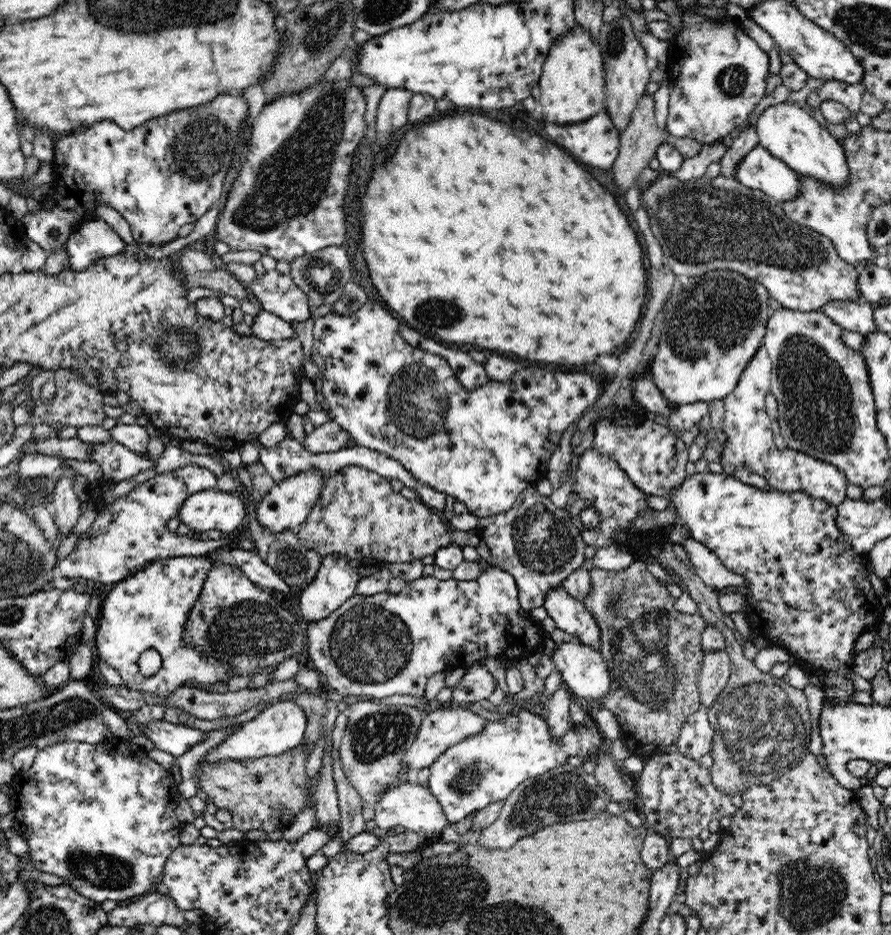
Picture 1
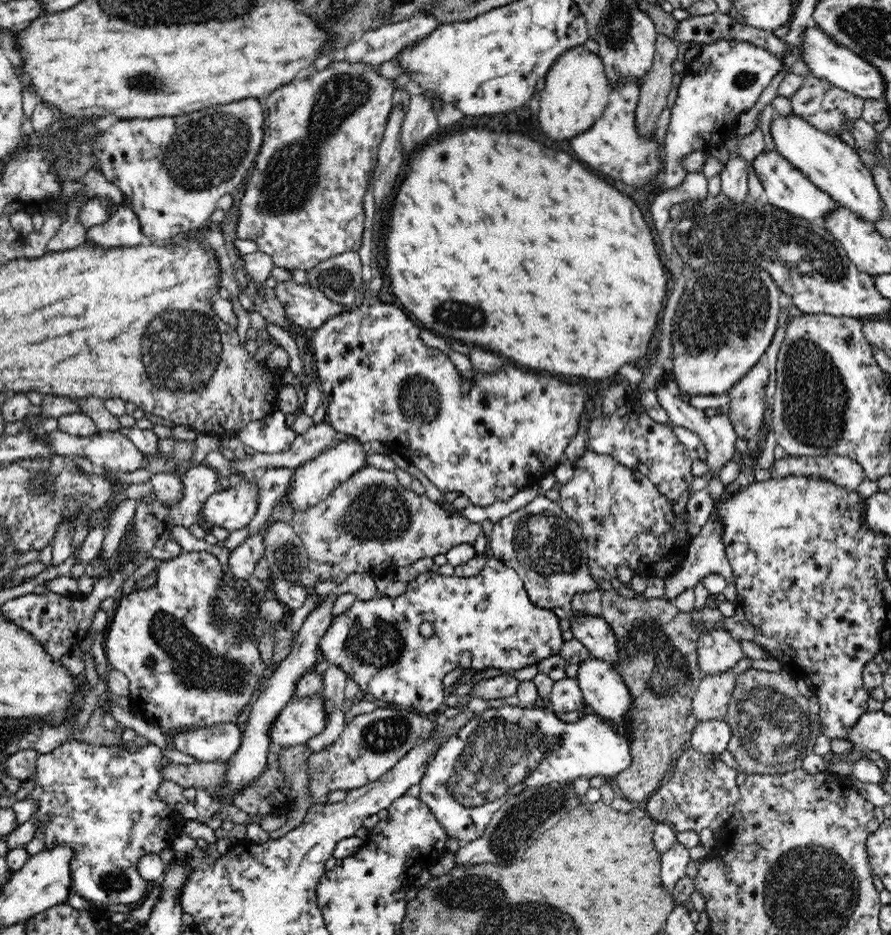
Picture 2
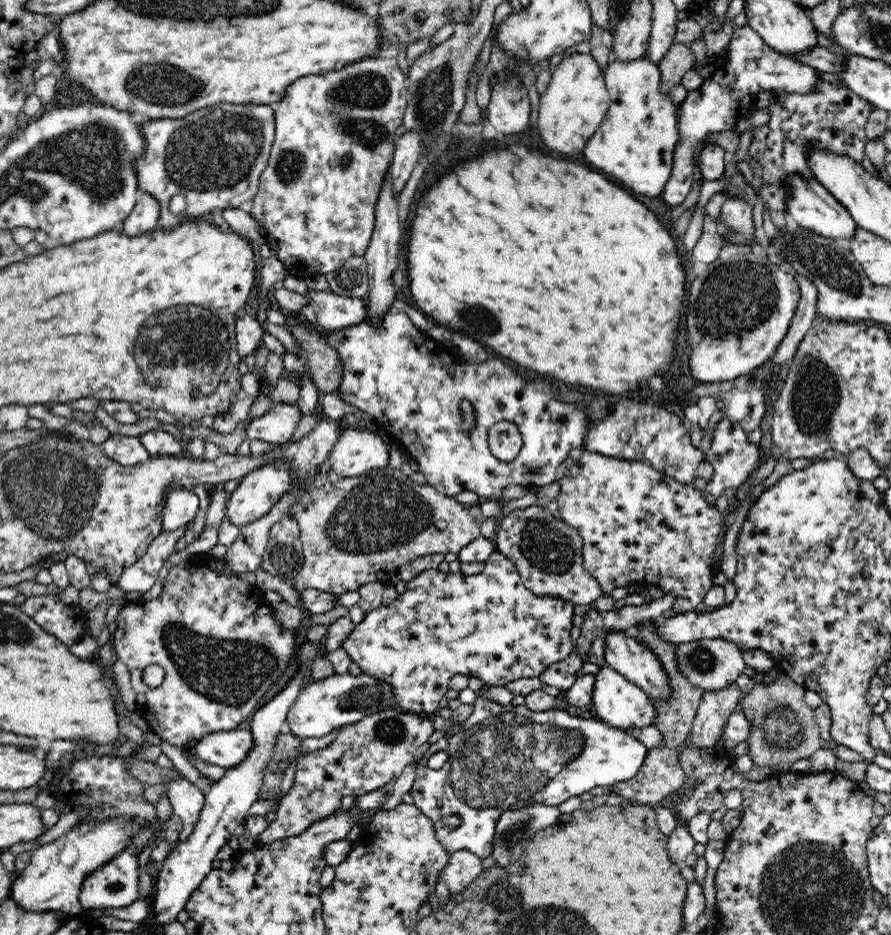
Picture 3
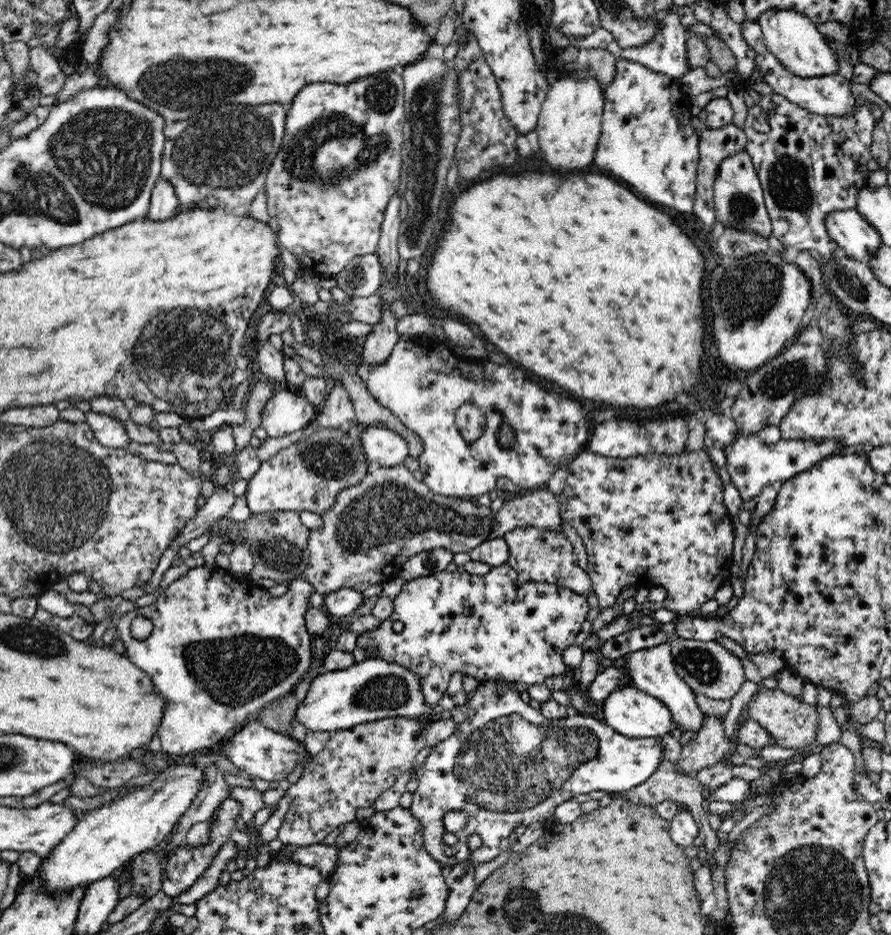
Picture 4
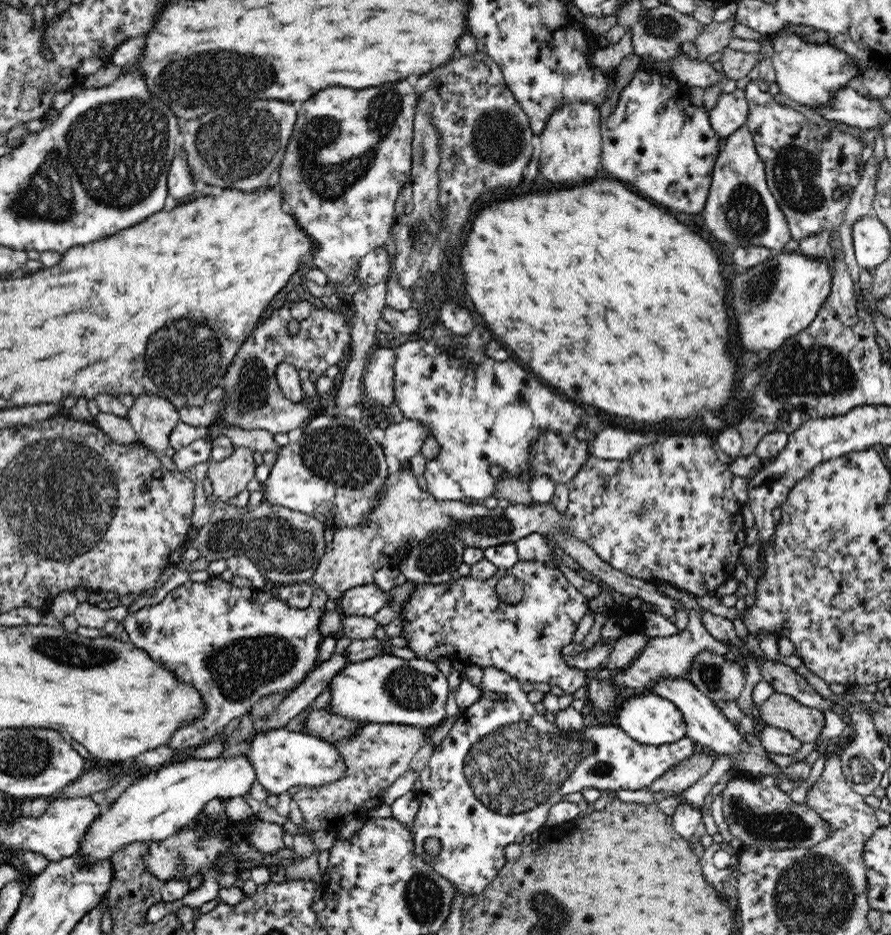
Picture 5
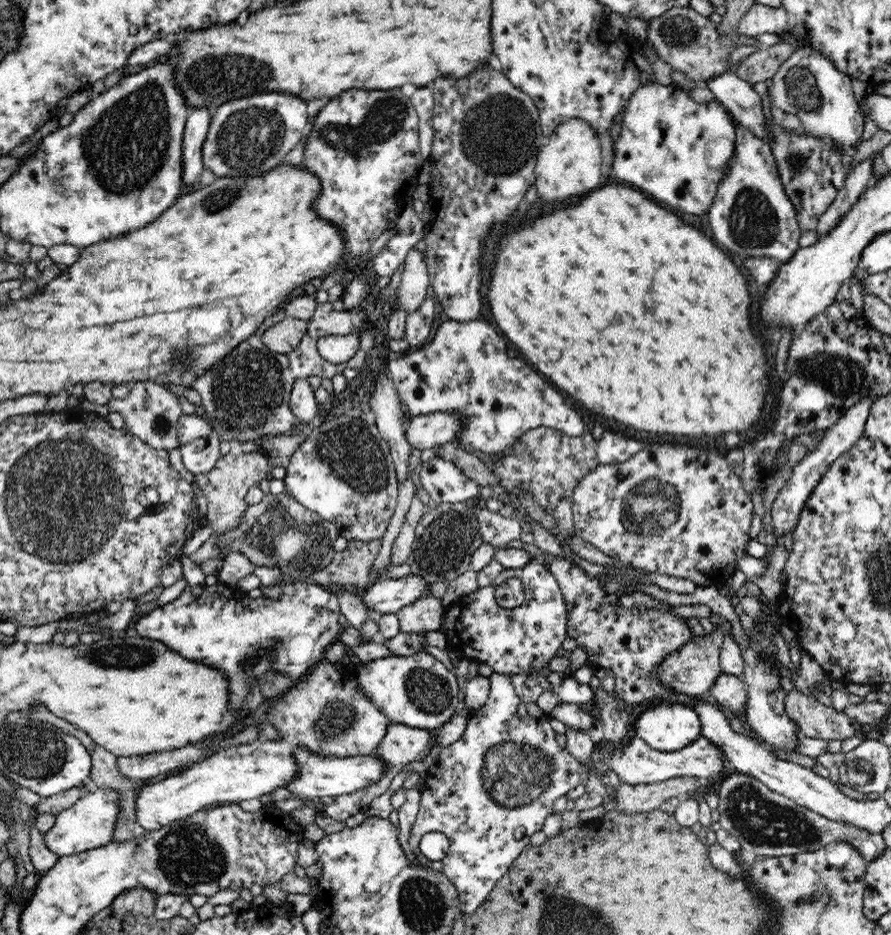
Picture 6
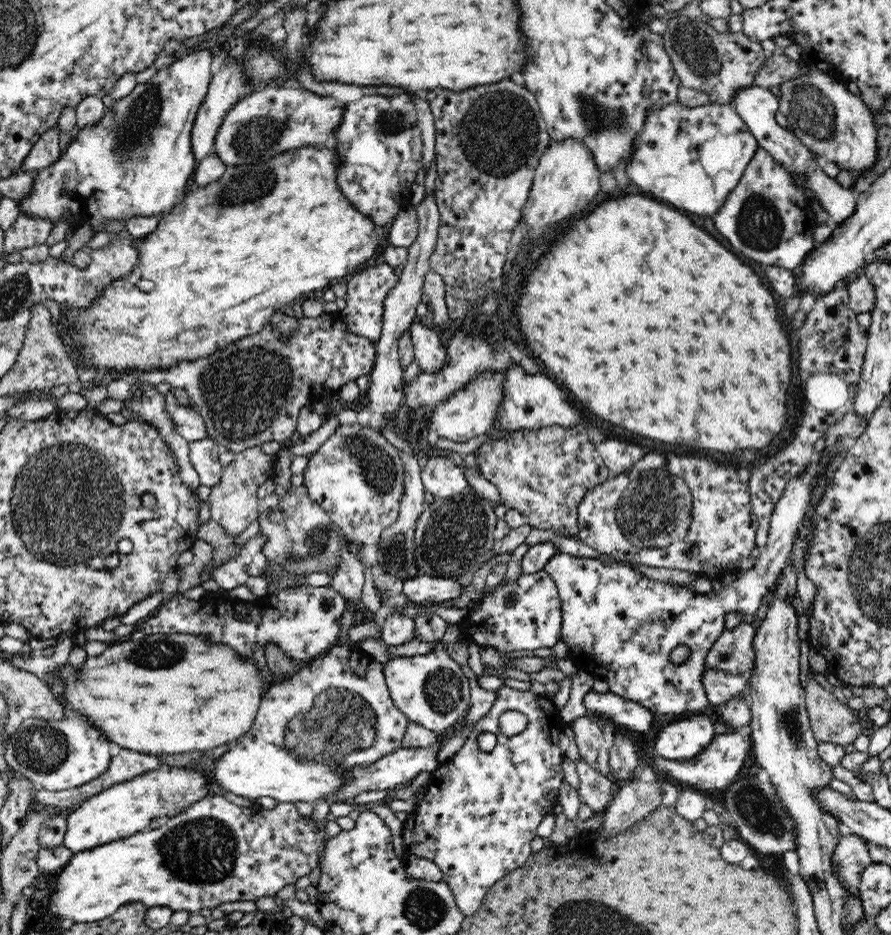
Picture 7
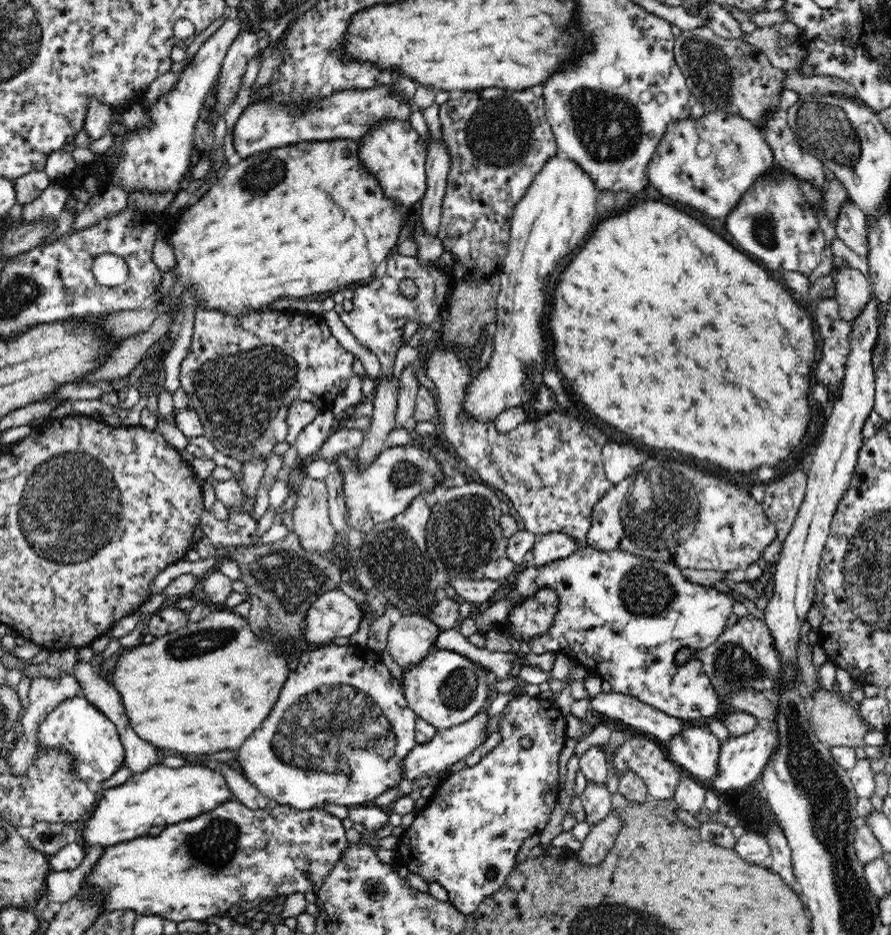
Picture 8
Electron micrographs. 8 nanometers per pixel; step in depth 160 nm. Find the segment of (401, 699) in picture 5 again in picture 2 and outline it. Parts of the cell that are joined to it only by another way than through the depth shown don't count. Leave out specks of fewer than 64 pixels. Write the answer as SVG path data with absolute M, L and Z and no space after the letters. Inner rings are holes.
M318 694L311 697L295 697L276 714L270 722L271 749L279 751L304 745L324 730L324 709Z

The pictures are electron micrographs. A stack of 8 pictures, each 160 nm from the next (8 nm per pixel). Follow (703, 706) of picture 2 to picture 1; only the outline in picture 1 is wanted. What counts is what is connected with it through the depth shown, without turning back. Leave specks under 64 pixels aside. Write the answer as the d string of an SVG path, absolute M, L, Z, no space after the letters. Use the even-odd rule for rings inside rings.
M725 648L704 652L704 660L697 676L697 686L700 691L701 704L706 709L712 706L722 688L726 686L730 668L731 658Z

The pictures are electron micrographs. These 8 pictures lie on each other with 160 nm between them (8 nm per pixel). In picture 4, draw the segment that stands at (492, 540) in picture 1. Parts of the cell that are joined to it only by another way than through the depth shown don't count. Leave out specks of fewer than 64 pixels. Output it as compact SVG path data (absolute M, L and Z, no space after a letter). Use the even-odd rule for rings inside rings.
M516 526L512 529L503 535L503 540L508 545L508 560L506 563L518 573L518 583L546 582L570 589L572 592L585 597L592 591L591 578L574 559L575 554L572 544L563 533L537 526Z

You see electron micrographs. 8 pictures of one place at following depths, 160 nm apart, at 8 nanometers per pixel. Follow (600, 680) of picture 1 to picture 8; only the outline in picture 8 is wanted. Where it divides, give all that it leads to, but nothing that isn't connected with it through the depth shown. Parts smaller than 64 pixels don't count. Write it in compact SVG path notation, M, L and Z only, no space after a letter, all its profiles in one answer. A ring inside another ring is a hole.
M692 725L682 728L680 734L670 739L664 750L682 773L702 783L708 781L717 770L721 744L707 725Z

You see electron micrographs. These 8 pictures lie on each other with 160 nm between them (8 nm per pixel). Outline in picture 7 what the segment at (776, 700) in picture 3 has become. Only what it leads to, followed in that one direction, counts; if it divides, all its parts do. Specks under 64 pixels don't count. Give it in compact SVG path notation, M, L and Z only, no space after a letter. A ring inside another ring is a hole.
M813 675L810 679L804 690L804 700L815 739L819 743L852 745L862 733L859 714L822 688L821 678Z

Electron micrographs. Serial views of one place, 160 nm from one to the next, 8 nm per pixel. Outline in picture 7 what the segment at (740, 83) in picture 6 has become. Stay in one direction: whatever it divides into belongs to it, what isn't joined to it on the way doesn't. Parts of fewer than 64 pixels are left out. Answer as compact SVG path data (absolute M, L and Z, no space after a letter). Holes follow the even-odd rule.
M752 84L738 88L729 104L734 105L736 113L746 123L748 130L754 135L760 147L765 148L778 162L781 162L789 173L797 172L805 178L807 187L815 192L817 200L837 223L844 222L844 219L852 214L856 206L856 198L854 198L852 189L844 188L836 179L828 177L822 171L822 161L817 159L818 156L815 156L794 133L785 129L779 117L778 96L771 93L769 88Z

